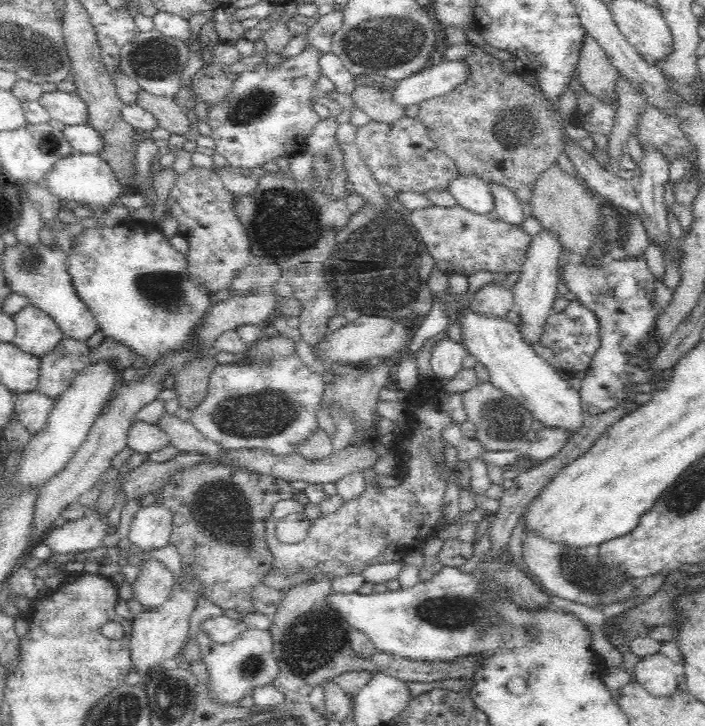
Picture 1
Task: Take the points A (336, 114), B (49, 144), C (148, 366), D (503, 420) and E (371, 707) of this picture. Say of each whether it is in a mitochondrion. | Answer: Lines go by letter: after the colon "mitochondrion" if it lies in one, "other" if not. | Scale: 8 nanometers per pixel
A: other
B: mitochondrion
C: other
D: mitochondrion
E: other

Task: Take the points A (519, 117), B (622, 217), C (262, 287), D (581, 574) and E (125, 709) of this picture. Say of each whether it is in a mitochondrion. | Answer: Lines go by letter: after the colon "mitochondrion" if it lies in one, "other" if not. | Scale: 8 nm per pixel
A: mitochondrion
B: other
C: other
D: mitochondrion
E: mitochondrion

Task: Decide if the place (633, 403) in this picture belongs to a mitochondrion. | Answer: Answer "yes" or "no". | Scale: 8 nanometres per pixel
no

